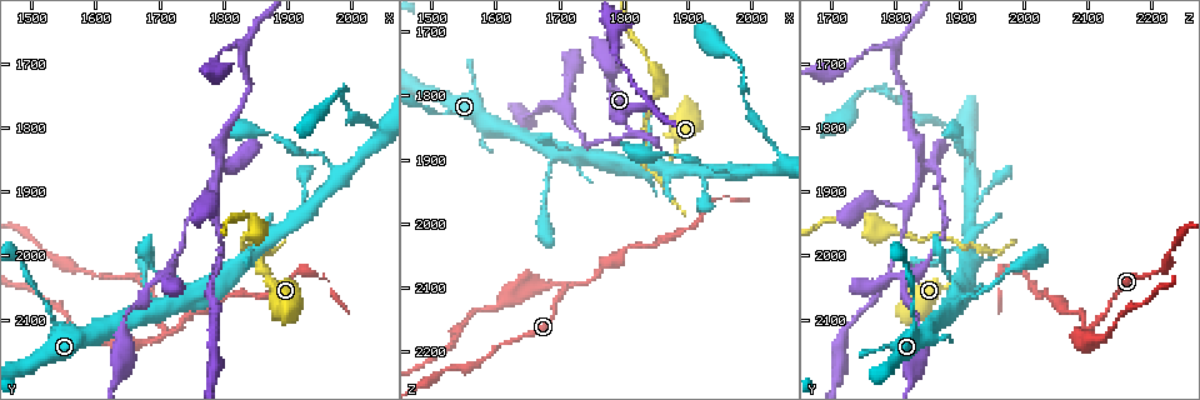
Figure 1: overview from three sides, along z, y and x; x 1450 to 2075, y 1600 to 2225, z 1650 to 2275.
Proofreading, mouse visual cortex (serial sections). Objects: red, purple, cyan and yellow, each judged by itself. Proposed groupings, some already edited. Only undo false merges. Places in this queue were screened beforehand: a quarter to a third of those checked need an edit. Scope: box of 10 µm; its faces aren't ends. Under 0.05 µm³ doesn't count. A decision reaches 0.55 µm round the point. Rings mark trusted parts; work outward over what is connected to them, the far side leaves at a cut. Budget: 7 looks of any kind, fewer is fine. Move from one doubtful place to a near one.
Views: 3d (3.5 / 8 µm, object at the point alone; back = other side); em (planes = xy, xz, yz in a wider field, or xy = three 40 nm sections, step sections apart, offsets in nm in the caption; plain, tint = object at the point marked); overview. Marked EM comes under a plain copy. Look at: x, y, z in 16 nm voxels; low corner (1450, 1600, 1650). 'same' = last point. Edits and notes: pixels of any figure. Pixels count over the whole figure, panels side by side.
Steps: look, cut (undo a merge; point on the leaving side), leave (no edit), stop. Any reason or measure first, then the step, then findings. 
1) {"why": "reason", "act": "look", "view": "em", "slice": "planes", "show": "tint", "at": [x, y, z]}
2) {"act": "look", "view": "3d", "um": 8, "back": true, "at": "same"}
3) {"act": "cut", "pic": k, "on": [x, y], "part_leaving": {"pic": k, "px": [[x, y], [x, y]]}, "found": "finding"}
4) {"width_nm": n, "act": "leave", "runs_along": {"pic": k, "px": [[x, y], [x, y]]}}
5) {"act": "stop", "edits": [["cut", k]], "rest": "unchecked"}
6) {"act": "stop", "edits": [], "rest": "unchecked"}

{"why": "three arms meet", "act": "look", "view": "3d", "um": 3.5, "at": [1710, 2115, 2105]}

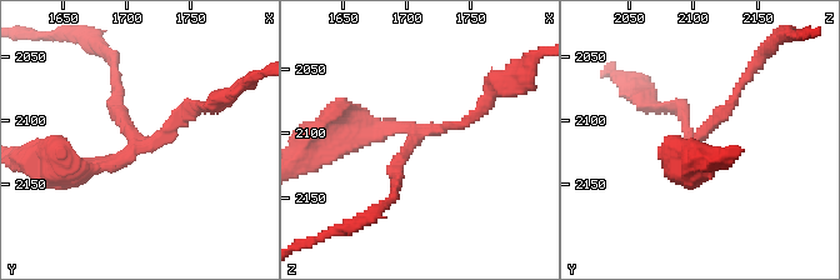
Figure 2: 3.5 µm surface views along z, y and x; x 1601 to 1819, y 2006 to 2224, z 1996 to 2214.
{"arms": 3, "arm_widths_nm": [150, 150, 200], "act": "look", "view": "em", "slice": "planes", "show": "tint", "at": [1708, 2114, 2104]}

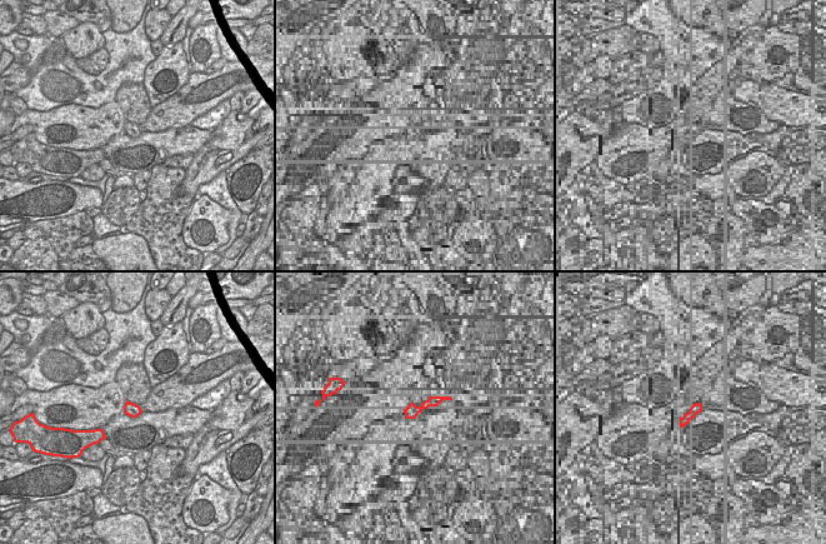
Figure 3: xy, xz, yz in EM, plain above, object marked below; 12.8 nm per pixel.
{"act": "cut", "pic": 2, "on": [371, 121], "part_leaving": {"pic": 2, "px": [[411, 129], [315, 135]]}, "found": "a second cell is stuck on"}

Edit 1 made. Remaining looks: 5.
{"why": "narrows sharply", "act": "look", "view": "3d", "um": 3.5, "back": true, "at": [1510, 2060, 1825]}

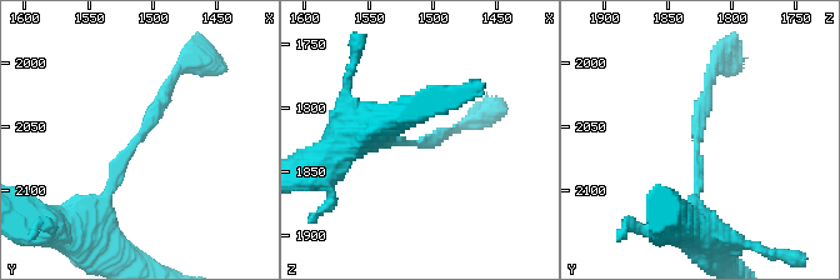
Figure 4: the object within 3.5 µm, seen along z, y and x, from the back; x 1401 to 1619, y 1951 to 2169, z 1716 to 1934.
{"arm_widths_nm": [150, 150], "why": "shape alone is not enough", "act": "look", "view": "em", "slice": "xy", "step": 2, "show": "tint", "at": [1514, 2062, 1824]}

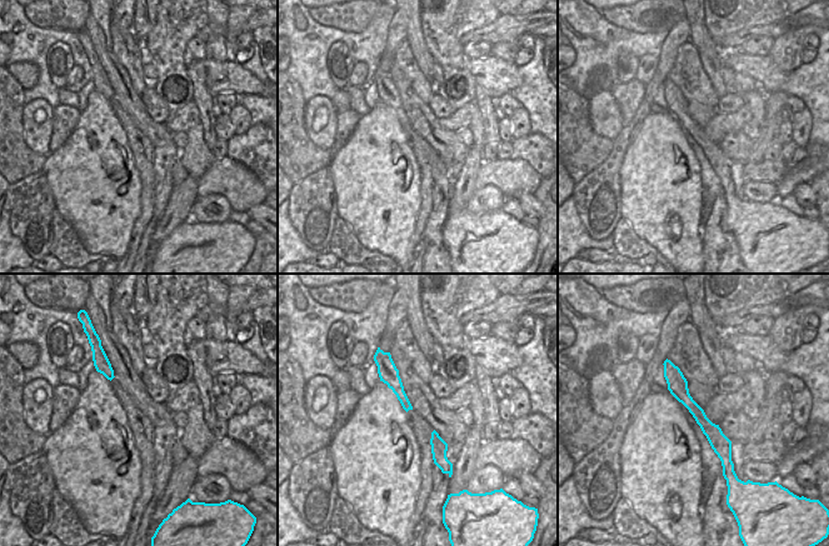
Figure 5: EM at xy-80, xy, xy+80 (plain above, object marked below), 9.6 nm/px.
{"act": "leave", "runs_along": {"pic": 4, "px": [[91, 209], [176, 71]]}, "found": "one cell here"}

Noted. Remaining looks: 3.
{"why": "four arms meet", "act": "look", "view": "3d", "um": 3.5, "back": true, "at": [1790, 1860, 1840]}

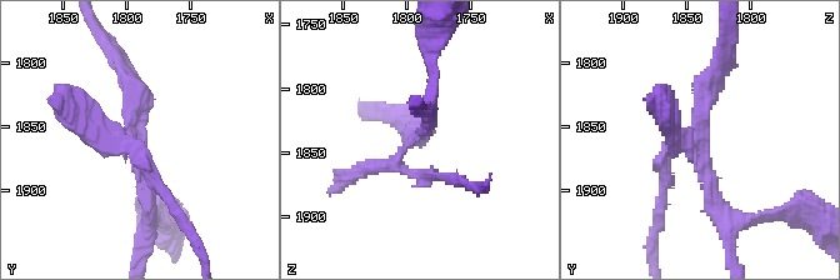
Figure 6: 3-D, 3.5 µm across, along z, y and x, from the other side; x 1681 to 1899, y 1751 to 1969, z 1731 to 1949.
{"arms": 4, "arm_widths_nm": [150, 200, 200, 250], "act": "look", "view": "em", "slice": "xy", "step": 2, "show": "tint", "at": [1792, 1864, 1840]}

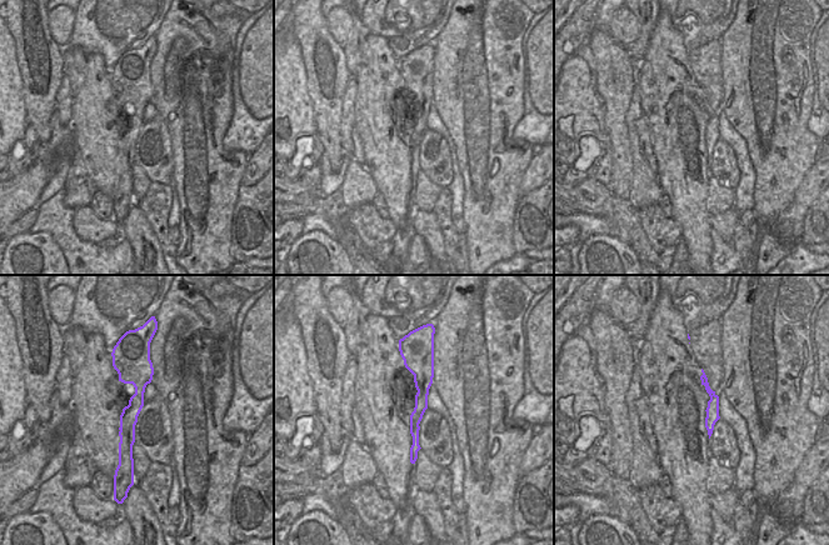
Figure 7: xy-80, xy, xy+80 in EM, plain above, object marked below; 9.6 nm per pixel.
{"act": "cut", "pic": 6, "on": [365, 169], "border": {"pic": 7, "px": [[714, 394], [710, 396]]}, "found": "a second cell is stuck on"}

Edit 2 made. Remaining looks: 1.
{"act": "stop", "edits": [["cut", 2], ["cut", 6]], "rest": "unchecked"}

